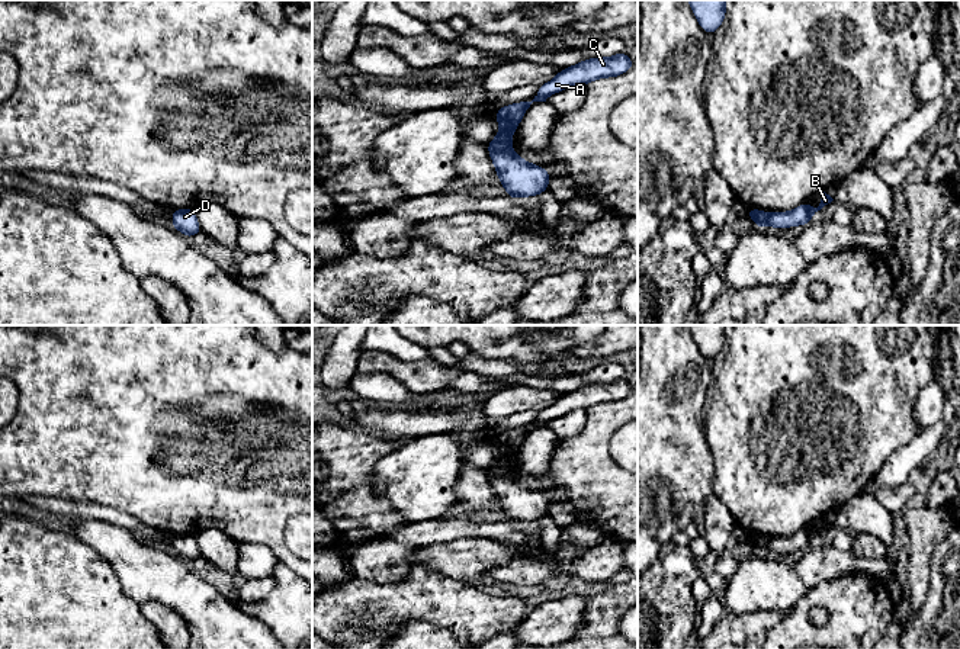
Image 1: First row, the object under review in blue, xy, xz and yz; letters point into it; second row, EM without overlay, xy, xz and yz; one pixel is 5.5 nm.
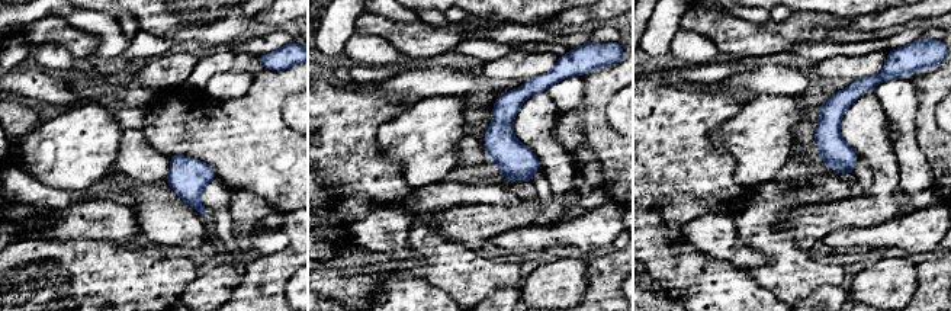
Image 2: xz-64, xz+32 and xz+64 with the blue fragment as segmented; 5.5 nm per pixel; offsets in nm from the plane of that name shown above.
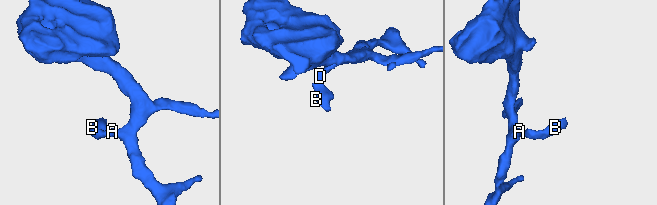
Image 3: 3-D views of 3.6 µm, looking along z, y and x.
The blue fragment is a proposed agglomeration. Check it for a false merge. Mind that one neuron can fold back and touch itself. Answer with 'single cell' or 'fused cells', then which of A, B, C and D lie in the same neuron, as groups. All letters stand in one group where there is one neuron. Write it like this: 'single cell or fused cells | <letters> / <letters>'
single cell | A B C D

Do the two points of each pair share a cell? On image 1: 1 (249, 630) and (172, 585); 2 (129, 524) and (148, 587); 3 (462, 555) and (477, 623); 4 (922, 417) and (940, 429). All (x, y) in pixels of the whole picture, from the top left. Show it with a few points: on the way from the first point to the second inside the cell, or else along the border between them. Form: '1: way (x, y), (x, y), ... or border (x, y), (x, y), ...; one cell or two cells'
1: way (230, 630), (225, 630), (190, 596); one cell
2: border (102, 520), (121, 526), (163, 550); two cells
3: border (436, 569), (471, 584); two cells
4: border (944, 410), (944, 415), (925, 429); two cells

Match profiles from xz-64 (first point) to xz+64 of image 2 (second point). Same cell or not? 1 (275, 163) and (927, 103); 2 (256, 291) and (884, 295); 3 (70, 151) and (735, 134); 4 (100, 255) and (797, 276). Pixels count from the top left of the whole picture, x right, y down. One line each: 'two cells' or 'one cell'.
1: one cell
2: two cells
3: one cell
4: one cell

